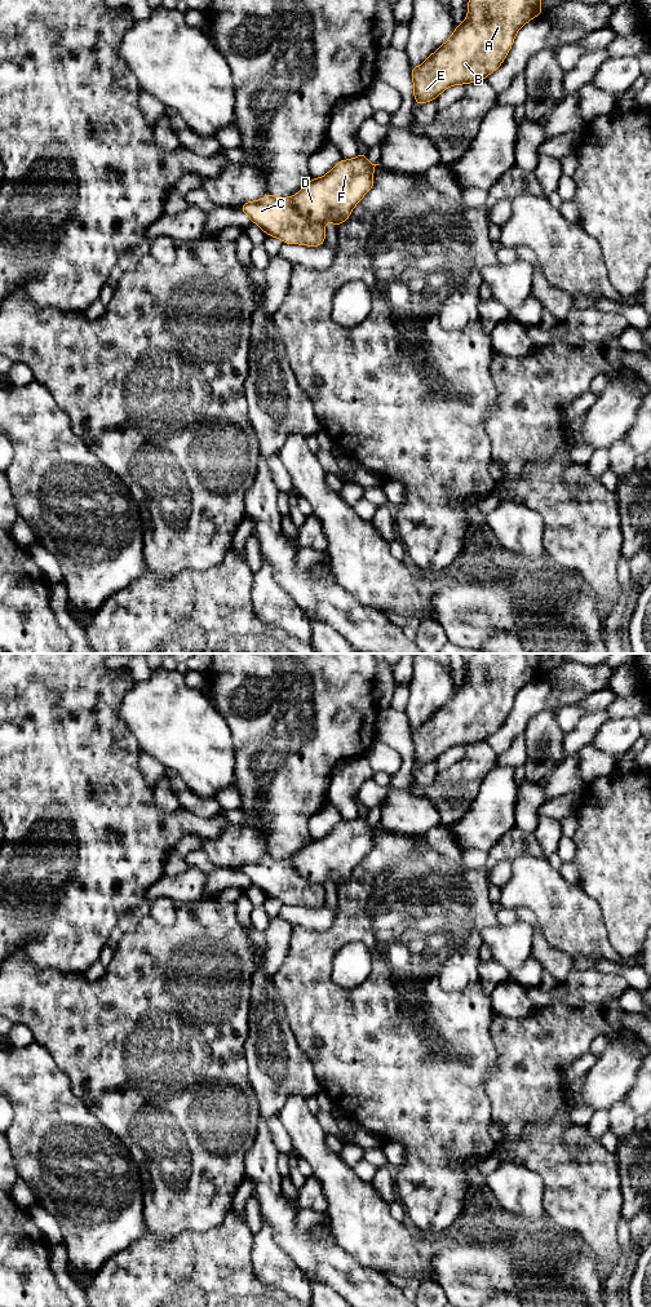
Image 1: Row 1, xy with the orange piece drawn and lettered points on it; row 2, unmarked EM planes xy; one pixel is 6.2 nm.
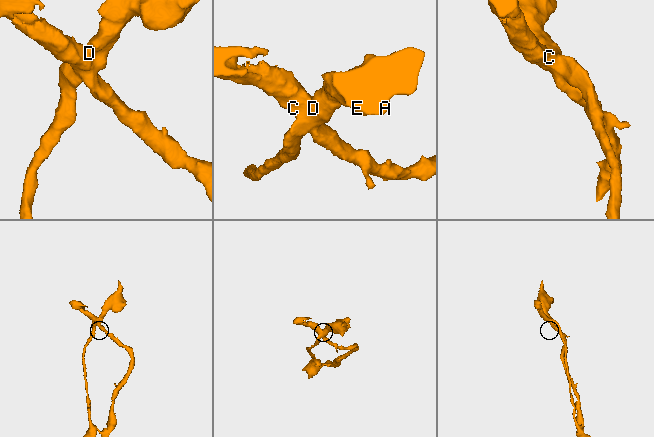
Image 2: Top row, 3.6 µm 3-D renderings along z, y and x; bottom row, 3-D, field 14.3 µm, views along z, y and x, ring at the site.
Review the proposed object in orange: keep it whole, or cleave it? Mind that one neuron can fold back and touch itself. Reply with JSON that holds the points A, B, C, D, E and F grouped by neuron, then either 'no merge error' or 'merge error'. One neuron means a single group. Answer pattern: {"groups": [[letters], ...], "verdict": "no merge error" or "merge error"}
{"groups": [["A", "B", "D", "E", "F"], ["C"]], "verdict": "merge error"}

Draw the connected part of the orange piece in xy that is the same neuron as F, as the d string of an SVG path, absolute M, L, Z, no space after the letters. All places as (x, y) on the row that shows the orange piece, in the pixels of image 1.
M359 154L354 159L340 160L326 176L313 178L300 192L291 198L291 201L305 218L323 225L331 221L335 226L338 226L349 218L354 207L372 189L376 165L378 164L367 160L366 154Z

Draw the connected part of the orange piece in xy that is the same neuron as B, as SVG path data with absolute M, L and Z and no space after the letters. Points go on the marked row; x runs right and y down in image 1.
M469 0L468 17L418 67L411 68L415 103L434 101L443 90L457 84L486 79L508 56L518 30L533 17L542 14L541 0Z

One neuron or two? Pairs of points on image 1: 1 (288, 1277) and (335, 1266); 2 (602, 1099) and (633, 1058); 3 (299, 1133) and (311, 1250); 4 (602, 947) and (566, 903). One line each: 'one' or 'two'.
1: two
2: one
3: two
4: one

